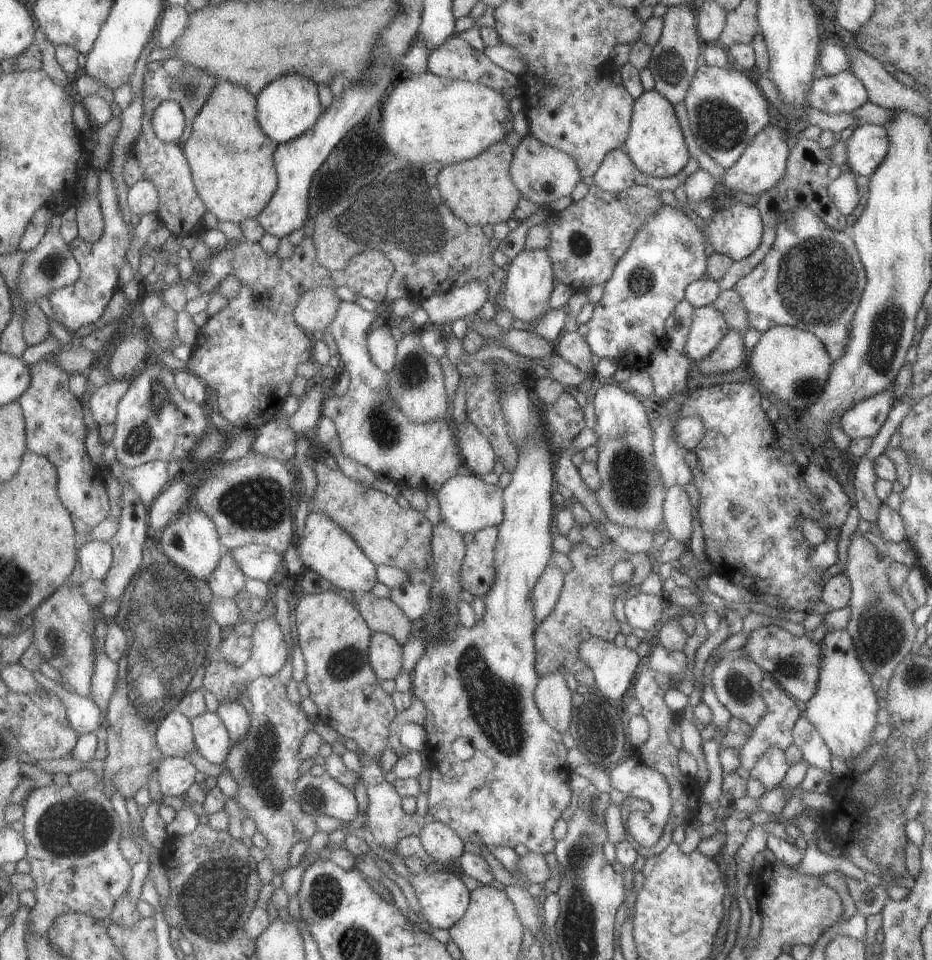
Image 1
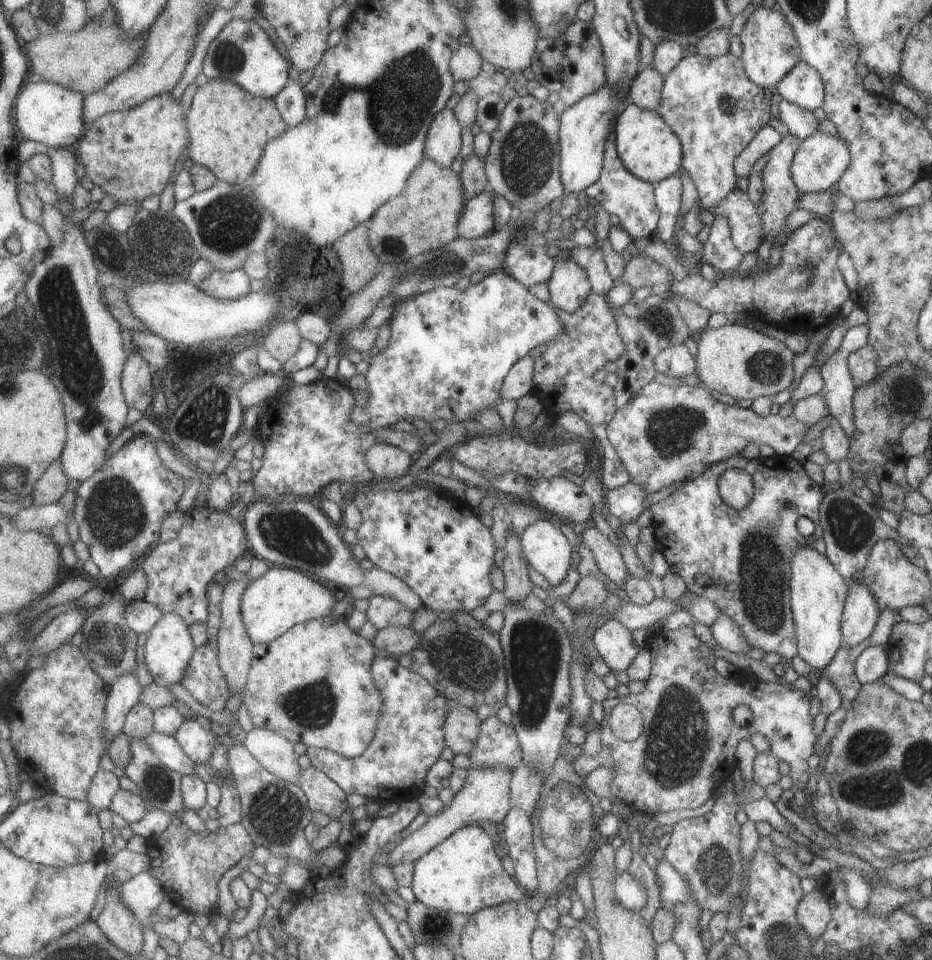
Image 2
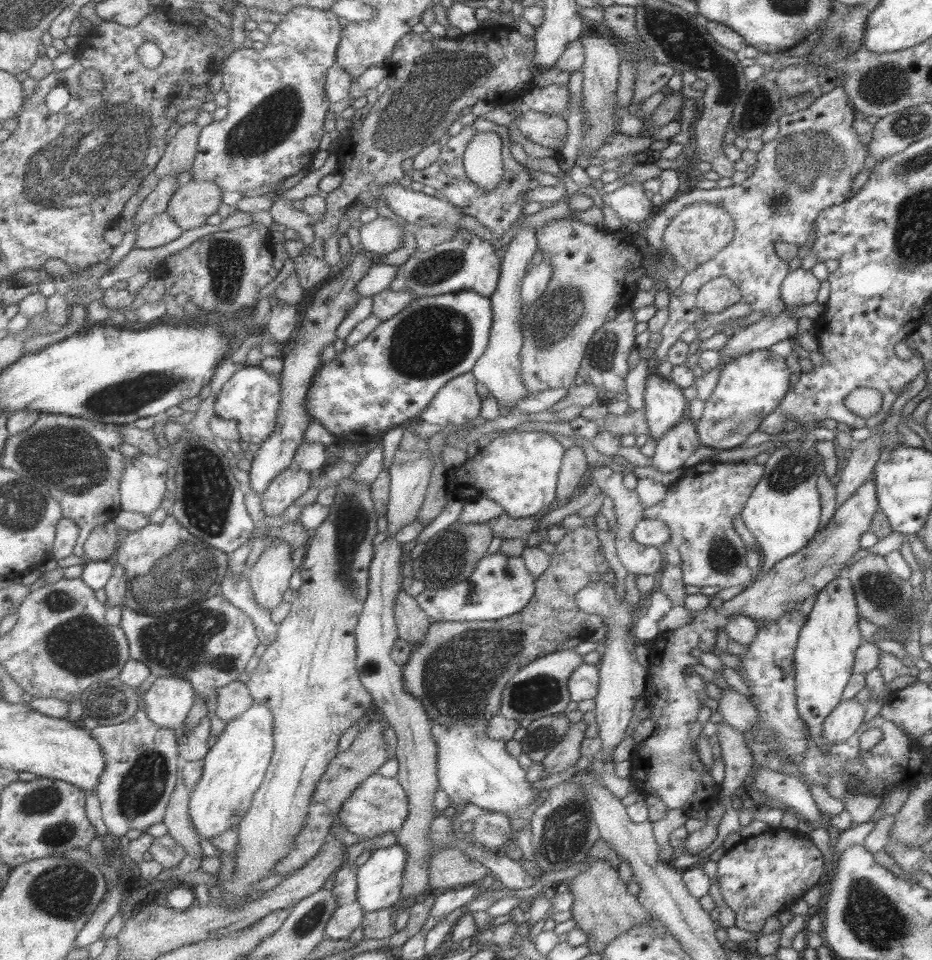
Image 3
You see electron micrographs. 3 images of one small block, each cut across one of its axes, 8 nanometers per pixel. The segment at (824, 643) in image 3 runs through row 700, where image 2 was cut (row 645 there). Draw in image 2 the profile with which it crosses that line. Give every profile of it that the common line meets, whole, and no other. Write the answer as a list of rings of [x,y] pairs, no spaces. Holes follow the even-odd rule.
[[[811,546],[797,548],[791,556],[790,608],[795,628],[796,652],[811,668],[823,670],[841,647],[839,622],[848,587],[824,555]]]

